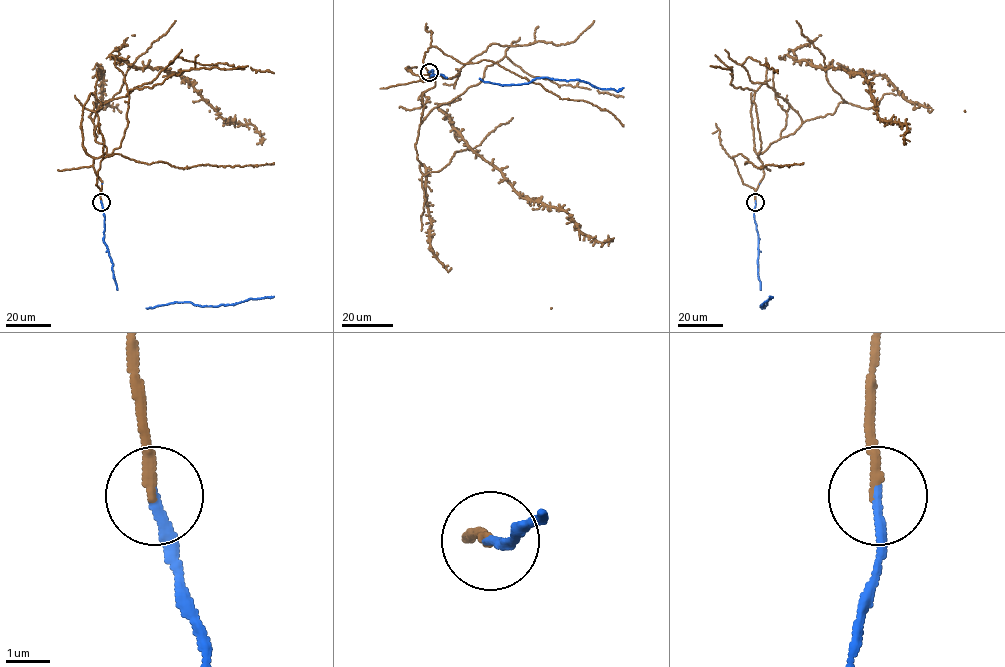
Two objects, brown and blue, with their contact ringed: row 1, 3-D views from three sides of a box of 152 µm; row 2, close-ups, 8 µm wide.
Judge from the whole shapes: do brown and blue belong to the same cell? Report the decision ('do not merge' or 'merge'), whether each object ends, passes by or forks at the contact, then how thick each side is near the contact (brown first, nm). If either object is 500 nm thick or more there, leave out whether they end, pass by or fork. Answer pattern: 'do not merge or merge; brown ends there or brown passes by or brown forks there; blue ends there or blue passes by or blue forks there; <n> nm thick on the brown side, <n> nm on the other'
merge; brown ends there; blue ends there; 200 nm thick on the brown side, 260 nm on the other

